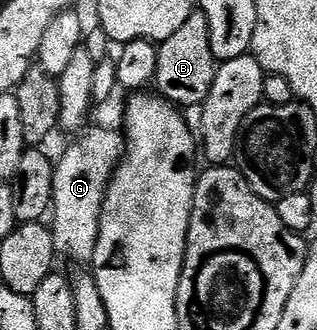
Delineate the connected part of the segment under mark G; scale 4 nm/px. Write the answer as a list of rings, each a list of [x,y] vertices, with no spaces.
[[[95,129],[84,132],[67,151],[56,160],[53,170],[53,204],[51,206],[51,228],[53,242],[60,258],[65,257],[75,263],[90,264],[93,260],[95,247],[98,246],[99,223],[101,222],[102,203],[109,188],[109,181],[117,169],[118,163],[124,156],[124,138],[109,129]]]

